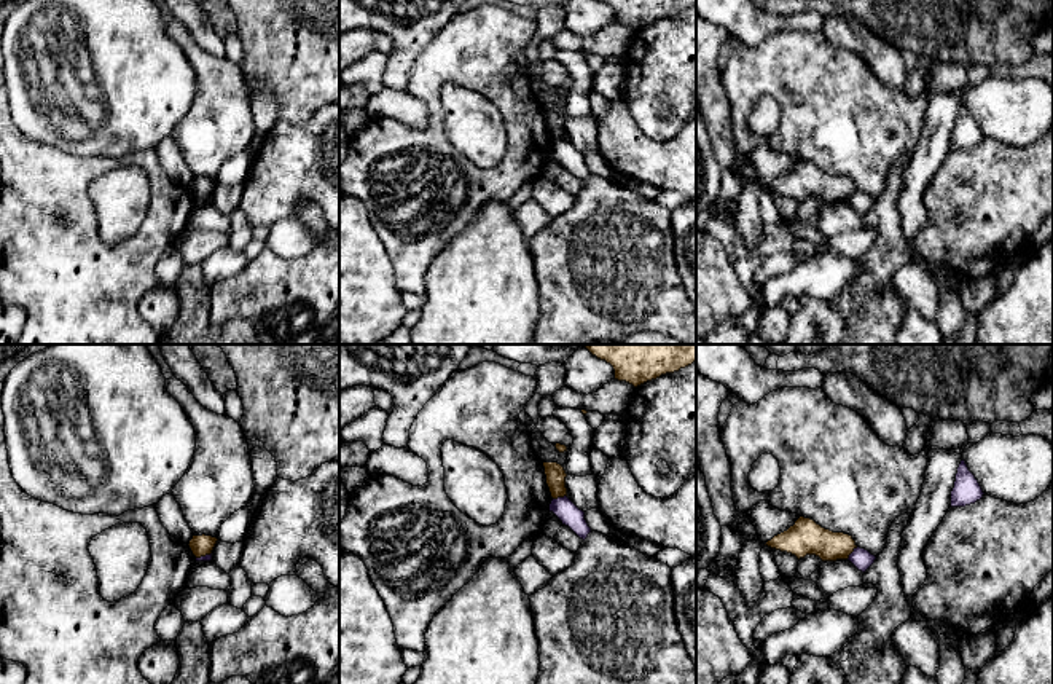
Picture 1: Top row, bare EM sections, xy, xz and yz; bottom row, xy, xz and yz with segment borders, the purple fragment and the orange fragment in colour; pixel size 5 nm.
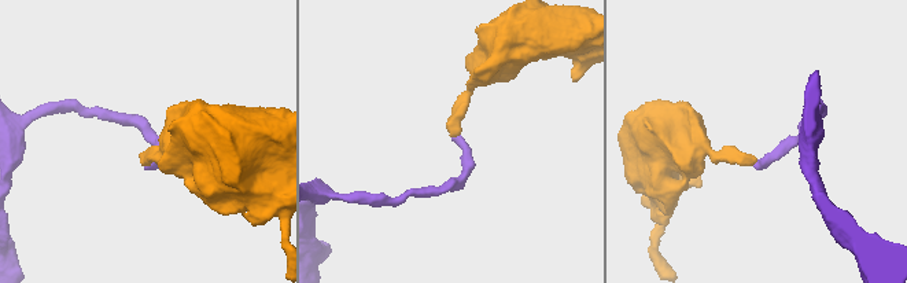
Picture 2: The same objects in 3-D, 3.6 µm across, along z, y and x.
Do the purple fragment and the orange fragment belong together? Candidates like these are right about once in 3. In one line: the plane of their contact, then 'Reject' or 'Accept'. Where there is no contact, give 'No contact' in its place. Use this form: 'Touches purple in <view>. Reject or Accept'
Touches purple in xz. Reject

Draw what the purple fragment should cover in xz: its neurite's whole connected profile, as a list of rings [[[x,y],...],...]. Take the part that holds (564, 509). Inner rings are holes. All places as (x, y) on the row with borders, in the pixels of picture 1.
[[[567,496],[553,499],[550,512],[553,512],[562,525],[569,526],[580,539],[585,541],[591,533],[591,528],[585,520],[585,512],[580,510]]]

